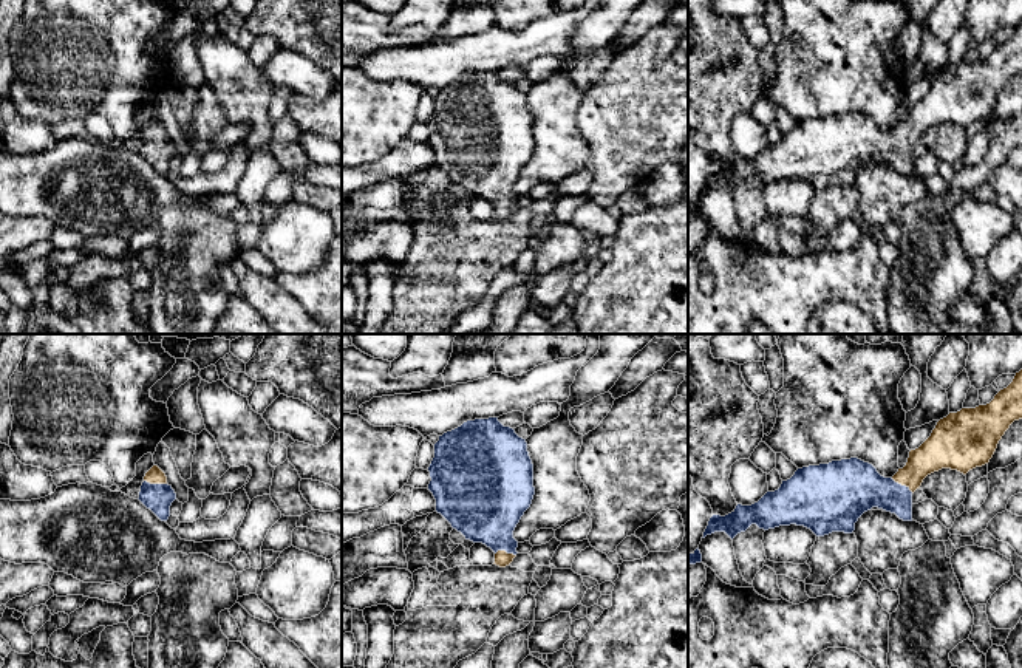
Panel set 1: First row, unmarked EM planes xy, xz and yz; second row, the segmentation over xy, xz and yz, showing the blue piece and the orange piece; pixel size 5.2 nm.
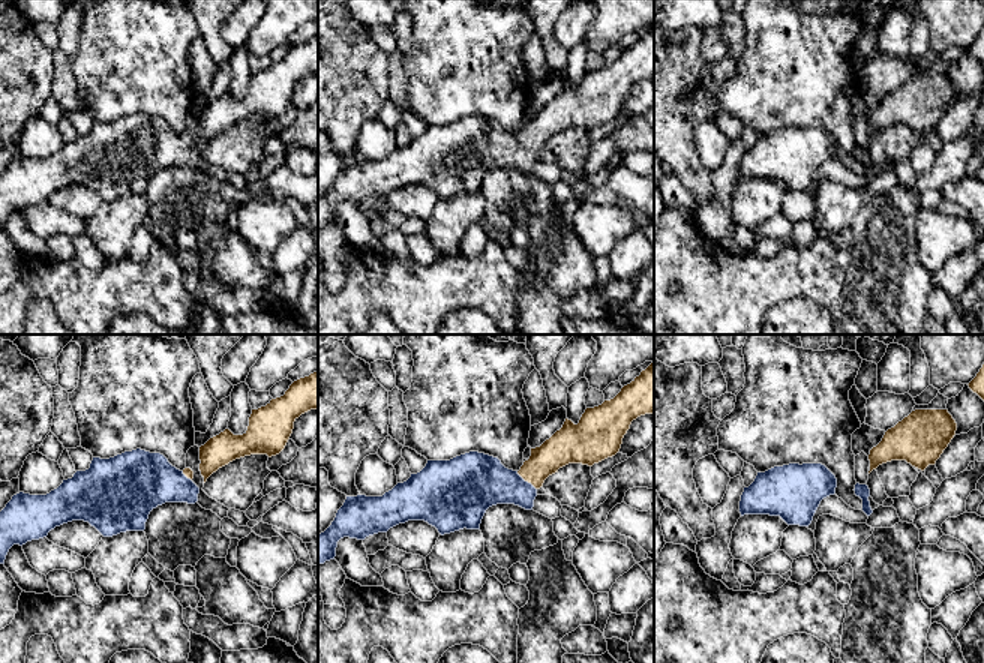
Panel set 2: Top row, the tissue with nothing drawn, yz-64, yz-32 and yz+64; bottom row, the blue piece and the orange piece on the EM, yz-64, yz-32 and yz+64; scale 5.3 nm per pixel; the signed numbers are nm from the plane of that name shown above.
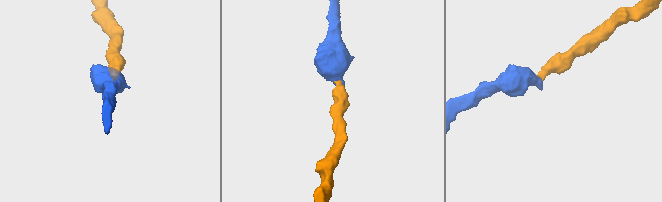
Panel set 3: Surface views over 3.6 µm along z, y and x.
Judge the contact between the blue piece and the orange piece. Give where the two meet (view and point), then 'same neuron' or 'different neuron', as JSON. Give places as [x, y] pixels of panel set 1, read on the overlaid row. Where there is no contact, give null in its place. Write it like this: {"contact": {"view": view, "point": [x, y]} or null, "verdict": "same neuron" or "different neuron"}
{"contact": {"view": "xy", "point": [155, 484]}, "verdict": "same neuron"}

